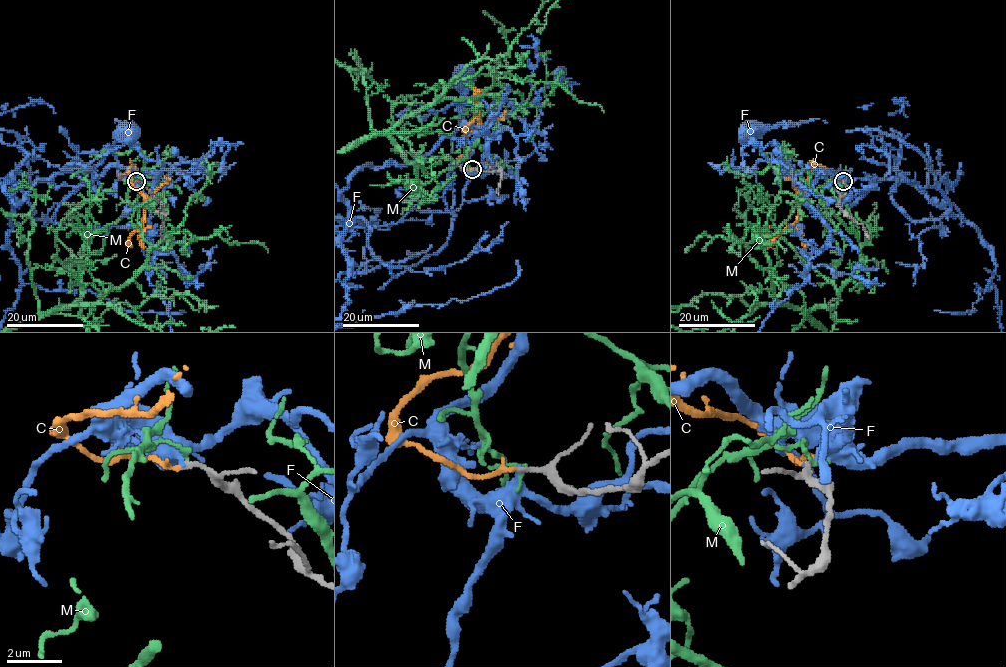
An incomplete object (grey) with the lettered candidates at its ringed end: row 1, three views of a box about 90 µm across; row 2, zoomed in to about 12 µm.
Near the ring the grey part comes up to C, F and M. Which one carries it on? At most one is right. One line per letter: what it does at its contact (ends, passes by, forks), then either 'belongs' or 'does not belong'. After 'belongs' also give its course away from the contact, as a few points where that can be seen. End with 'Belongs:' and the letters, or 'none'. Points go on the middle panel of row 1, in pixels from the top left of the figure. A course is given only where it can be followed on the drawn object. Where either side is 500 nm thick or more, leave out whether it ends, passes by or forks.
C: it ends | belongs | via (472, 168), (463, 169), (456, 164), (470, 150), (465, 136), (481, 128), (475, 98), (477, 92), (487, 96)
F: it ends | does not belong
M: it ends | does not belong
Belongs: C

